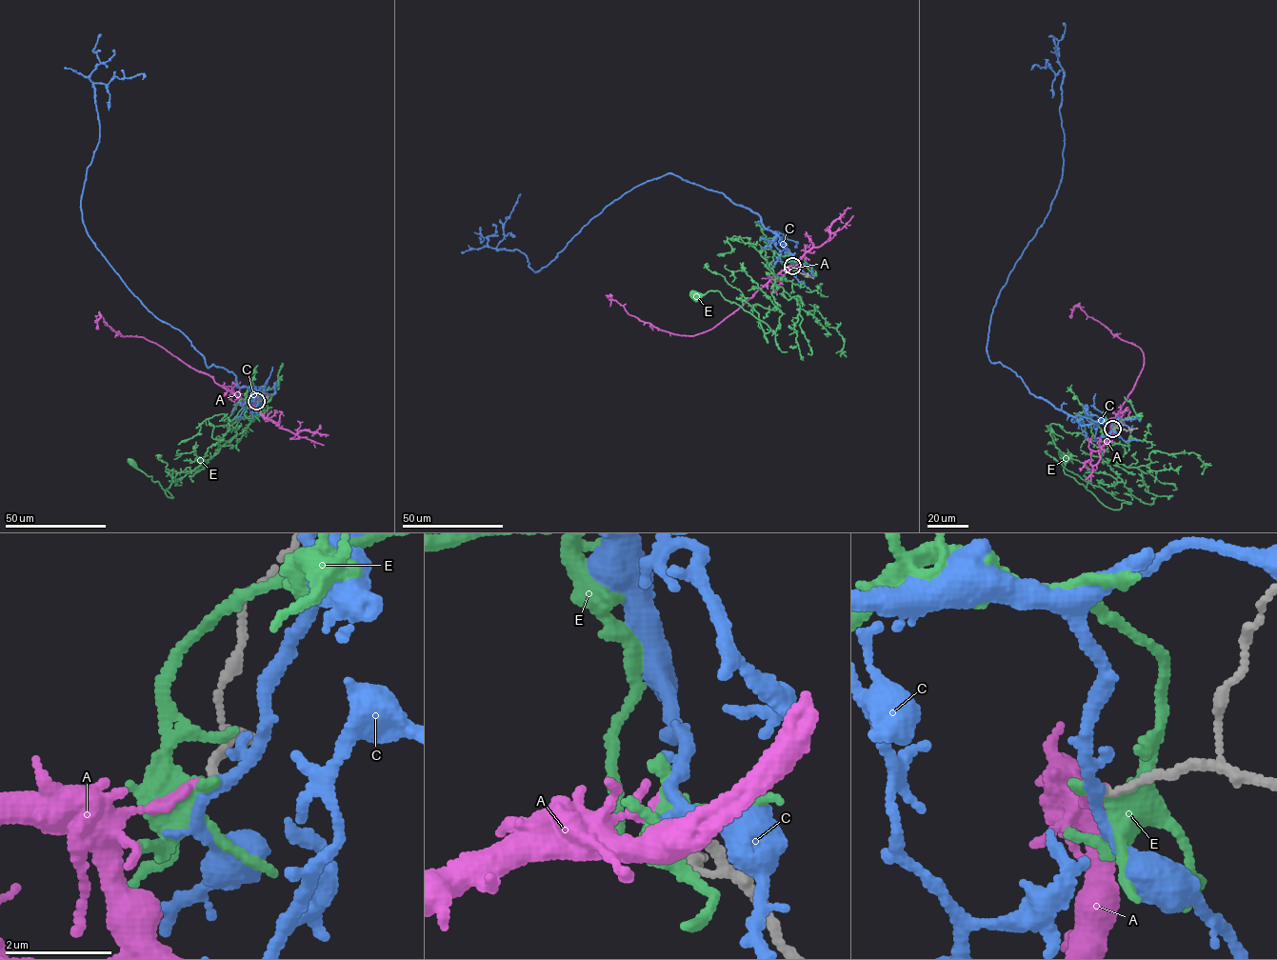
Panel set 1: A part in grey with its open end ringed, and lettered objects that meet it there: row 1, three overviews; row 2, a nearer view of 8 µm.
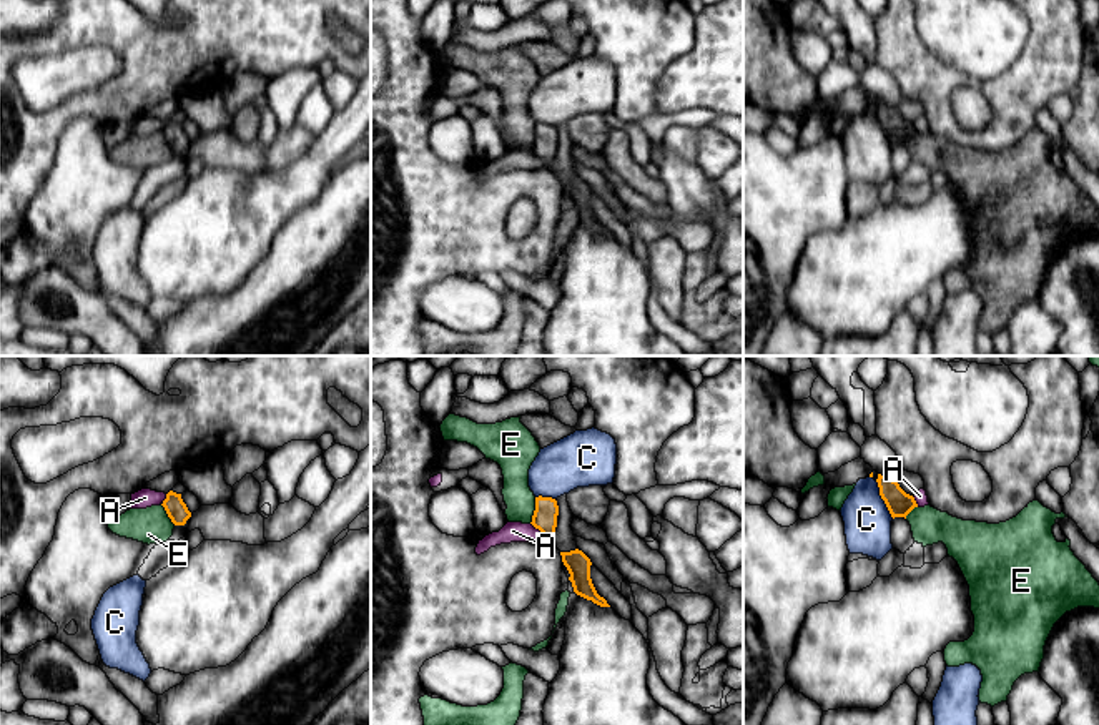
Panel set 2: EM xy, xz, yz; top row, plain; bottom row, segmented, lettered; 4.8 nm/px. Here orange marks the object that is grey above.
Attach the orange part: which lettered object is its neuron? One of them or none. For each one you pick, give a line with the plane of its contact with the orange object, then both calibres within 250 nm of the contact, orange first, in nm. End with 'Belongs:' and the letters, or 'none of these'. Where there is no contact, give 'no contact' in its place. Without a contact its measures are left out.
Belongs: none of these

